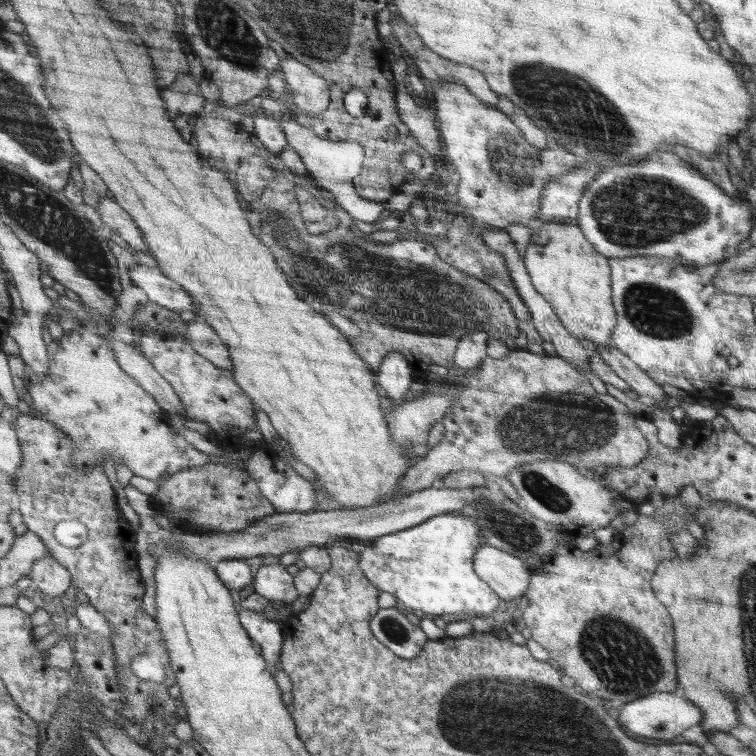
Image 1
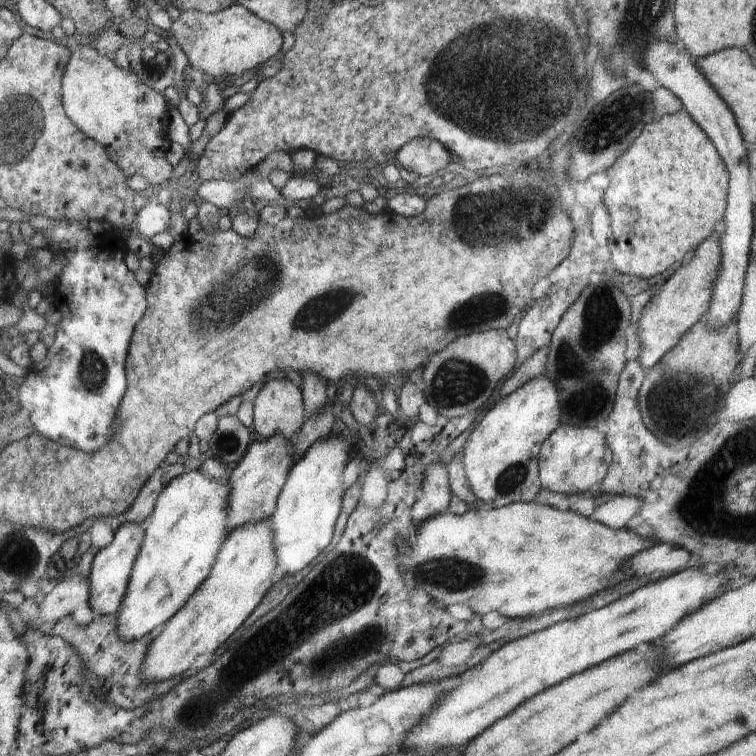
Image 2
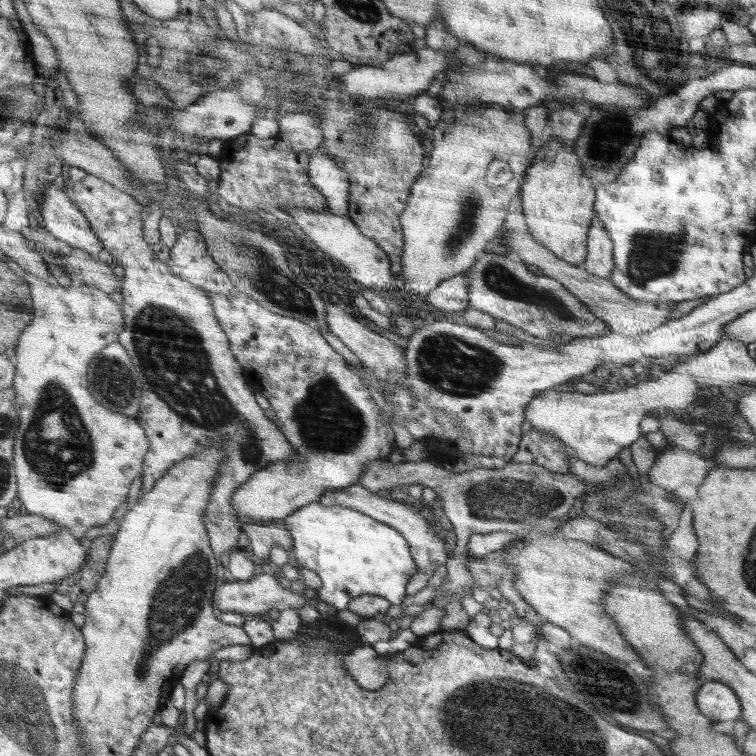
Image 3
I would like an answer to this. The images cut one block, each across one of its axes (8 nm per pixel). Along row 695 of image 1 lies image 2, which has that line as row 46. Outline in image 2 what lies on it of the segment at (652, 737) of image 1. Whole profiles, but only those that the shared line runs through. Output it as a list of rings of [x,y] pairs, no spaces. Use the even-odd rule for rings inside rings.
[[[656,40],[652,42],[646,52],[644,52],[644,68],[648,70],[658,84],[673,92],[684,105],[684,110],[696,121],[696,124],[703,128],[703,131],[715,141],[715,146],[723,155],[723,159],[727,163],[727,168],[730,172],[730,192],[727,198],[727,212],[724,215],[724,224],[720,230],[720,249],[723,250],[723,264],[719,270],[719,278],[716,279],[713,303],[711,310],[704,317],[706,324],[712,324],[712,328],[722,328],[726,324],[730,324],[736,320],[736,314],[740,310],[740,302],[742,302],[742,294],[744,294],[744,278],[746,278],[746,270],[750,264],[750,246],[752,246],[752,236],[754,233],[754,213],[755,210],[755,192],[753,191],[755,172],[747,169],[747,162],[749,160],[748,152],[749,145],[745,138],[740,134],[739,124],[736,121],[735,114],[732,112],[730,106],[726,101],[720,97],[717,90],[712,88],[711,81],[700,69],[699,59],[692,56],[680,44],[673,42],[666,42],[666,40]]]

